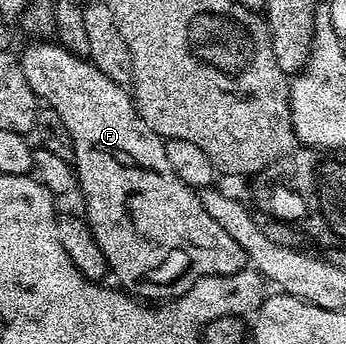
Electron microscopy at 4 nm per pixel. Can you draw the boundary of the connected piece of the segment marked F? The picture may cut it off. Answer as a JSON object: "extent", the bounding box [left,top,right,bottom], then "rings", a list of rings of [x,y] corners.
{"extent":[18,41,246,301],"rings":[[[32,41],[27,45],[29,47],[25,49],[24,56],[19,56],[18,59],[20,68],[33,93],[43,100],[47,106],[54,108],[62,121],[62,125],[68,130],[68,136],[74,145],[74,168],[78,180],[78,191],[84,194],[85,212],[83,211],[83,214],[88,220],[88,227],[94,233],[94,241],[98,241],[98,249],[102,249],[102,253],[106,257],[111,278],[116,278],[117,281],[115,280],[115,282],[123,290],[139,297],[141,300],[171,301],[178,298],[182,293],[186,293],[186,289],[190,289],[190,285],[194,285],[194,281],[198,281],[202,277],[229,275],[245,270],[246,258],[242,247],[226,233],[225,229],[222,229],[221,225],[214,221],[214,218],[210,217],[210,214],[206,213],[206,209],[200,206],[199,194],[193,188],[187,187],[176,176],[174,169],[170,169],[170,161],[166,157],[166,149],[164,148],[165,140],[161,139],[158,133],[154,133],[154,129],[150,129],[150,125],[146,125],[146,121],[142,121],[131,94],[121,84],[110,81],[110,77],[106,77],[106,73],[99,71],[88,59],[70,53],[60,46],[59,42]]]}

